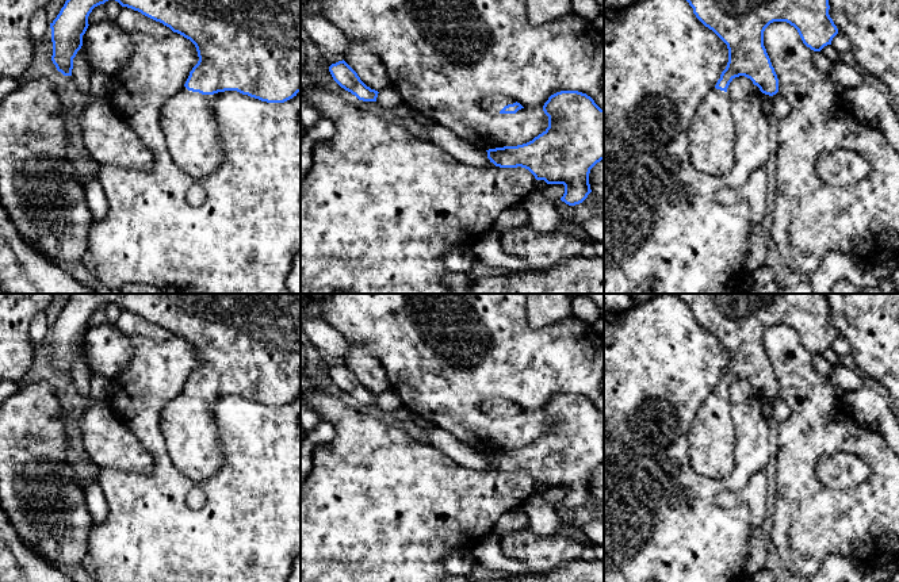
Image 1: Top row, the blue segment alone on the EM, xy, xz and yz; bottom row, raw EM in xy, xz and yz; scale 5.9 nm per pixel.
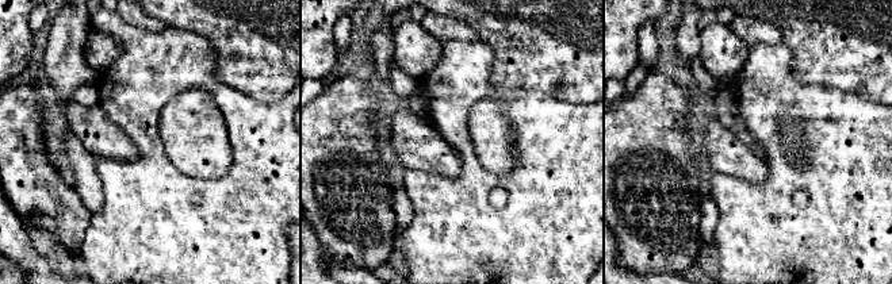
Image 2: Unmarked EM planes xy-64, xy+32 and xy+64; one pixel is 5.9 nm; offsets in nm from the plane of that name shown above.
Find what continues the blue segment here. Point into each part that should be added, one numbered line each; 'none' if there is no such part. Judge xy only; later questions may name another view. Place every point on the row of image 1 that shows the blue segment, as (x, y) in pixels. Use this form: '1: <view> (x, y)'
1: xy (191, 131)

